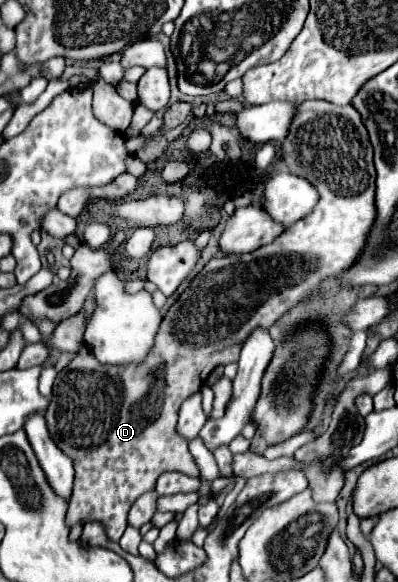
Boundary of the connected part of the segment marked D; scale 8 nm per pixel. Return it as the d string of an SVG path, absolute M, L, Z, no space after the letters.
M320 99L306 101L306 105L300 107L300 117L292 123L290 137L282 143L282 159L292 173L316 185L320 193L316 211L286 227L286 233L270 245L244 255L212 259L206 269L192 279L188 291L184 291L164 315L152 357L148 357L140 369L100 365L82 345L76 357L56 375L52 401L46 409L46 423L52 439L74 461L76 469L74 489L68 501L68 525L76 525L78 521L100 521L104 523L108 537L118 541L128 527L128 511L132 503L142 493L156 487L160 473L180 471L188 477L198 477L200 471L188 451L188 443L176 433L180 405L202 389L208 375L218 365L238 361L240 349L254 329L270 329L278 317L300 301L318 297L322 281L340 277L362 257L378 213L374 153L358 109L354 109L354 105L338 107Z

